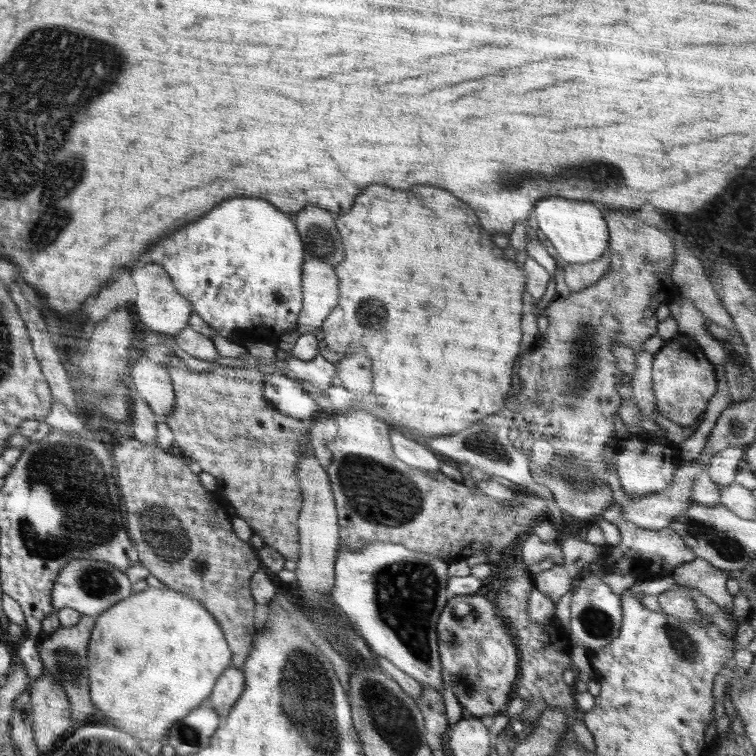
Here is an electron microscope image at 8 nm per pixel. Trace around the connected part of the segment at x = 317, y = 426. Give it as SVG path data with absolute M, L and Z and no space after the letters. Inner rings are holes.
M322 412L320 416L312 420L312 429L309 431L309 439L315 457L324 468L332 462L333 454L329 449L329 444L337 436L337 423L332 415L333 413Z

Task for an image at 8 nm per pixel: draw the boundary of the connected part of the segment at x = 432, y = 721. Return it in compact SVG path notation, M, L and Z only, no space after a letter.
M424 686L422 694L415 699L415 703L425 720L425 730L445 735L448 731L448 719L441 693L435 688Z

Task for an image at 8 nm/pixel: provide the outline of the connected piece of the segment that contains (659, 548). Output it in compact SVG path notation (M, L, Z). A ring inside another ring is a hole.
M614 504L601 515L604 520L608 520L618 527L620 538L618 545L610 546L607 553L597 562L601 563L605 570L628 576L628 584L630 584L630 574L635 576L637 580L655 575L671 576L674 579L675 568L680 568L683 564L690 564L696 557L682 537L670 528L652 530L631 524L621 517L621 509Z

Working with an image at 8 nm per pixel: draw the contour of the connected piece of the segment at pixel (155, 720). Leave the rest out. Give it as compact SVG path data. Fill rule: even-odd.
M149 586L144 591L134 592L128 598L117 602L96 617L97 620L92 629L87 648L89 695L95 708L100 710L100 712L104 712L106 718L112 718L112 720L106 720L108 724L118 727L122 732L134 738L150 738L150 740L158 743L163 737L166 737L174 723L184 718L196 706L199 707L201 704L207 703L208 696L210 696L210 692L212 692L218 677L231 664L231 650L226 642L224 633L222 633L221 626L214 620L213 615L201 605L201 602L180 590L172 590L168 587L166 587L166 590L158 590Z

